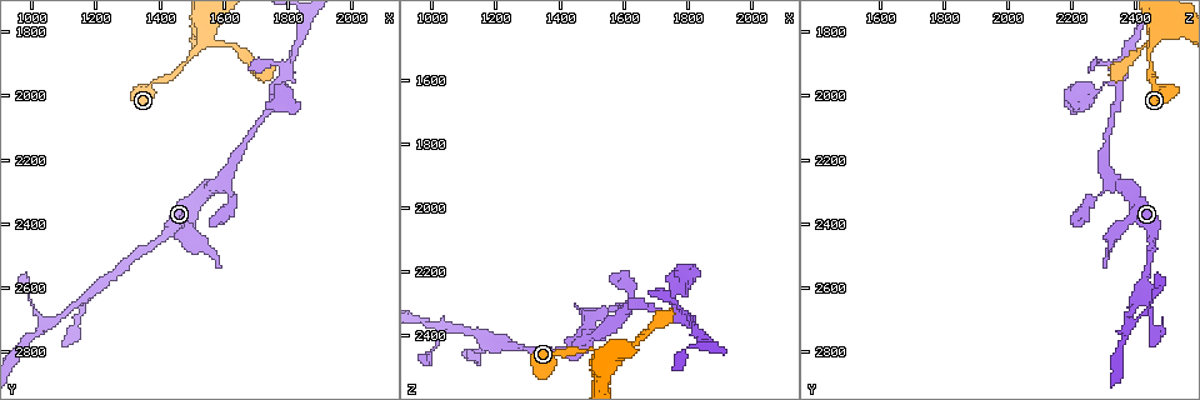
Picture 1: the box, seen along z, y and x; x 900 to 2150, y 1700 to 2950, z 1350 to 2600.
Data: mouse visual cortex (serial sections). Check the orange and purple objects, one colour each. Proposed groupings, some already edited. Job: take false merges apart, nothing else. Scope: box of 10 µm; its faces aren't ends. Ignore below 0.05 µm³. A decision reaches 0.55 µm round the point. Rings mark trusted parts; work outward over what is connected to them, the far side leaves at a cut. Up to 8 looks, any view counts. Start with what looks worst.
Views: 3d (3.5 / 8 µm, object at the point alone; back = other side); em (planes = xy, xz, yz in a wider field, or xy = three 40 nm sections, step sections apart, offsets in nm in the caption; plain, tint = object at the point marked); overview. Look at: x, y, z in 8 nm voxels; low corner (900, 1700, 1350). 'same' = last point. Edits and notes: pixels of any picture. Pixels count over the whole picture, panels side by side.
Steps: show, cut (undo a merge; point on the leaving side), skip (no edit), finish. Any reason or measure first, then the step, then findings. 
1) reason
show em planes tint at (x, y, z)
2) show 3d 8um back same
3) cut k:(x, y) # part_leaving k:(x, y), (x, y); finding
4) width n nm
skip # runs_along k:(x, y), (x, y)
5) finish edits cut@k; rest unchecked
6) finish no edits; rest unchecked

show 3d 3.5um at (1770, 1970, 2360)

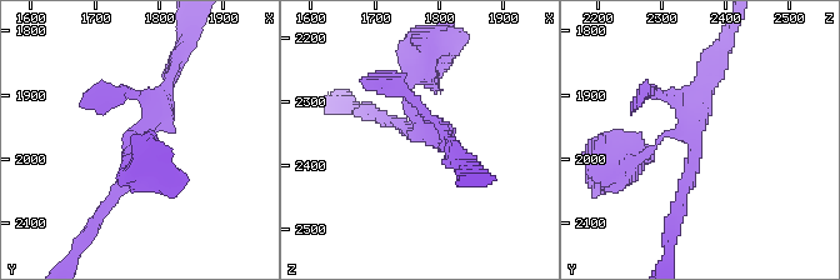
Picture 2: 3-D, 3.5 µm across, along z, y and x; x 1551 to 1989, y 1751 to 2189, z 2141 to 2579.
need the tissue
show em xy step 5 tint at (1770, 1965, 2350)

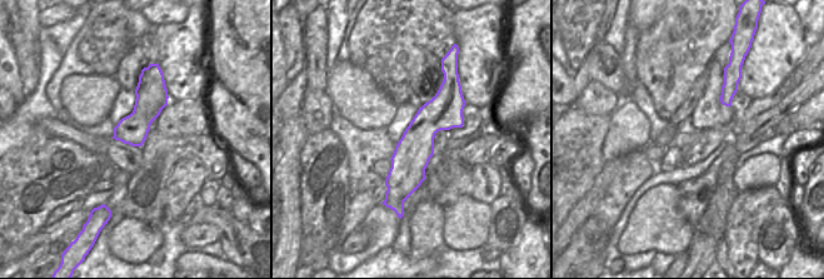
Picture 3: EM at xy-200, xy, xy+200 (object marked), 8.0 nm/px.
skip # runs_along 3:(447, 84), (396, 203); continuous, no second cell

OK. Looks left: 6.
abrupt turn
show 3d 3.5um at (1050, 2720, 2370)

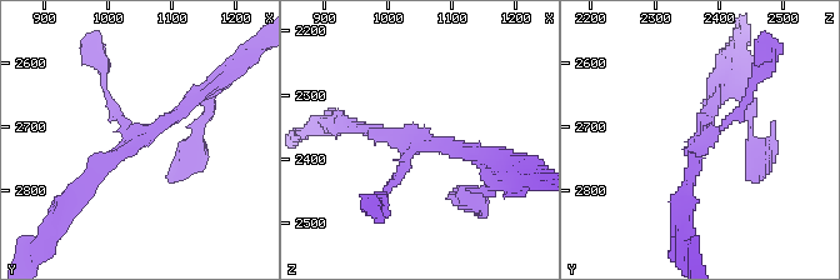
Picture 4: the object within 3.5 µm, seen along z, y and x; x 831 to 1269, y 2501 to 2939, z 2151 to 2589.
show em xy step 5 plain at (1060, 2715, 2380)

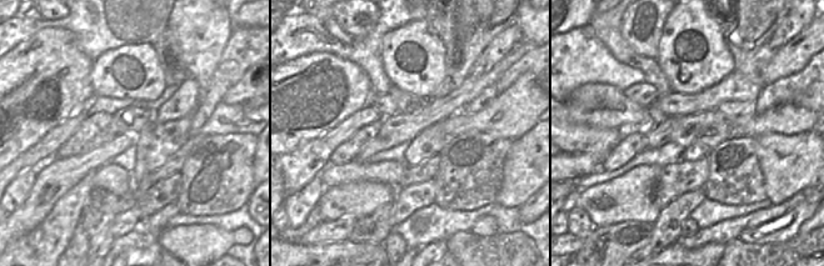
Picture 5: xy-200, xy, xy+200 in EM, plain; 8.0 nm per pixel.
show em xy step 5 tint same

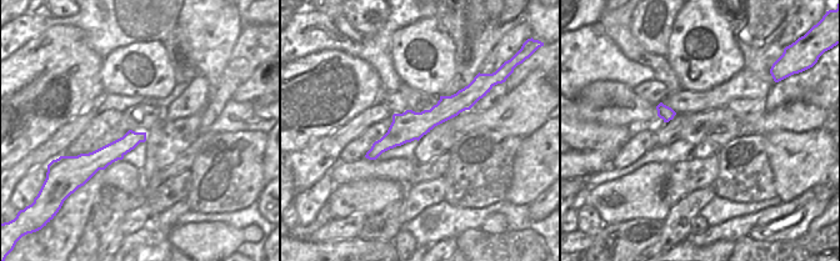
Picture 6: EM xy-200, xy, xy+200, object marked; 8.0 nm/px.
skip # runs_along 6:(473, 93), (369, 155); continuous, no second cell

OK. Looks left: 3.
small branch off a trunk
show 3d 3.5um at (1530, 1780, 2490)

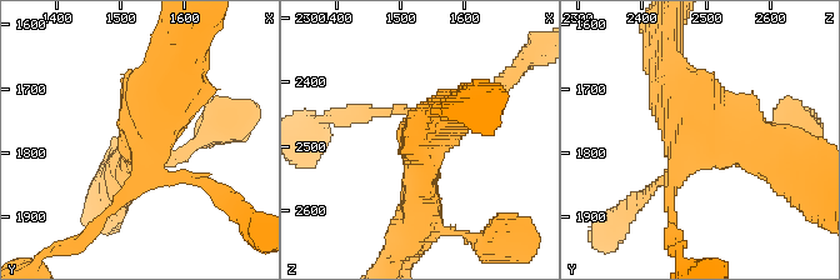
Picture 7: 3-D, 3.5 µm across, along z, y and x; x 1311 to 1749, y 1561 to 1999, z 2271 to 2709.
show em xy step 3 tint at (1535, 1785, 2485)

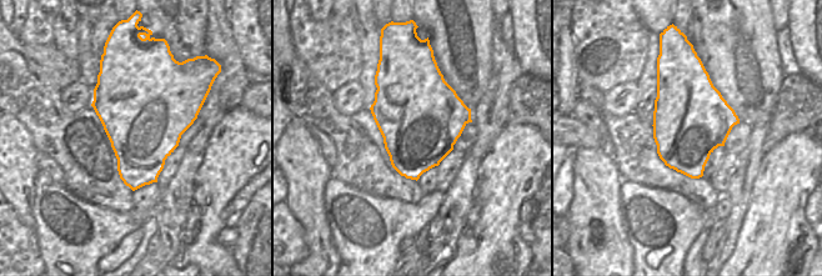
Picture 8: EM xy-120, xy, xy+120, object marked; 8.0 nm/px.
width 700 nm
skip # runs_along 7:(390, 113), (425, 115), (406, 209); all the same cell

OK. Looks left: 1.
finish no edits; rest unchecked

